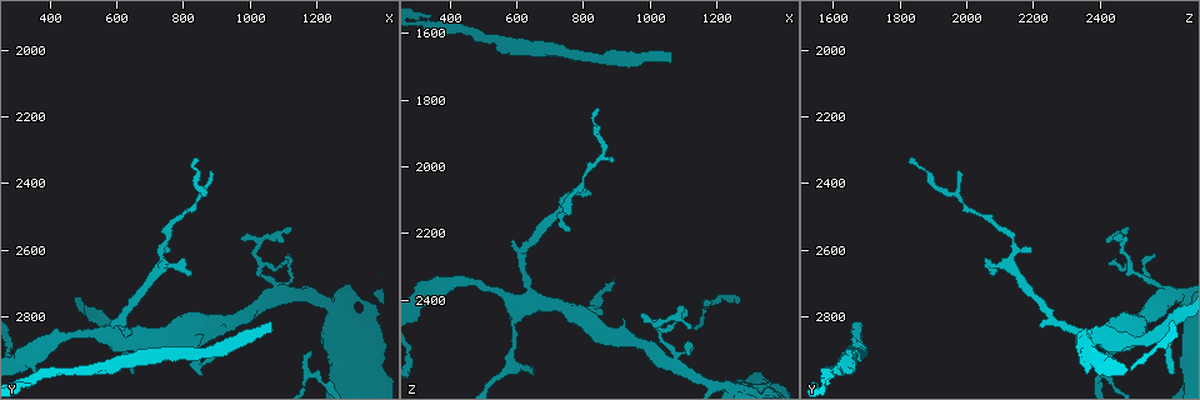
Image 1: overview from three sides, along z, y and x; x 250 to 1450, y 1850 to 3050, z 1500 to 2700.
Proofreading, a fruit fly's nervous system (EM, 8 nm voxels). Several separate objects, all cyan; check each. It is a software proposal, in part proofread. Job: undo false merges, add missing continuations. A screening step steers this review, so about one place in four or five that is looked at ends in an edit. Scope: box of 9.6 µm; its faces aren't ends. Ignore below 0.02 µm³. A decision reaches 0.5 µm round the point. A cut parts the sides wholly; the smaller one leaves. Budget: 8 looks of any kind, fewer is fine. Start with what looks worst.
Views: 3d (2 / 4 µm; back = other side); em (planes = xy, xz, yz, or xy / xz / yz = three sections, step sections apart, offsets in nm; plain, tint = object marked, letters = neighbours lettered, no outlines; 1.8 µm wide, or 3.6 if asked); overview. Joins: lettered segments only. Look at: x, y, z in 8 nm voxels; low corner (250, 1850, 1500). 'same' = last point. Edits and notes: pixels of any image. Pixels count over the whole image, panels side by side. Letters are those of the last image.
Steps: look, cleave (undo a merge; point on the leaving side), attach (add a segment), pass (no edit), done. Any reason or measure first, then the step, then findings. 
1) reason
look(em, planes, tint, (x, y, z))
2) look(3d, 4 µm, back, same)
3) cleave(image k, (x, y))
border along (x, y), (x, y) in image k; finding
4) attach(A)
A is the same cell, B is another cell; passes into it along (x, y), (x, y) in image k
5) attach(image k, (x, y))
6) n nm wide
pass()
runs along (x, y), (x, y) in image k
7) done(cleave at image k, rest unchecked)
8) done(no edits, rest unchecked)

end of a long branch
look(3d, 2 µm, (1060, 2820, 1660))

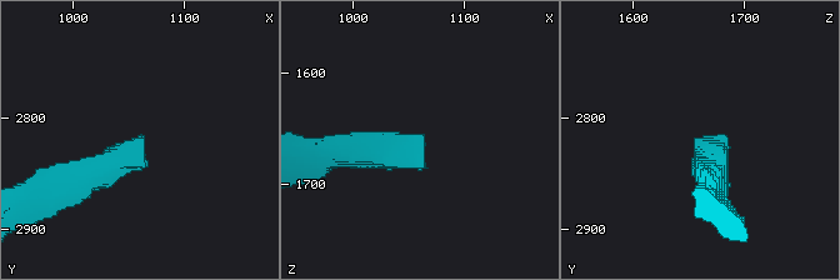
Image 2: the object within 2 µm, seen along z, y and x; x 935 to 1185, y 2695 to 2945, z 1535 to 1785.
look(em, xy, step 4, tint, (1056, 2816, 1652))

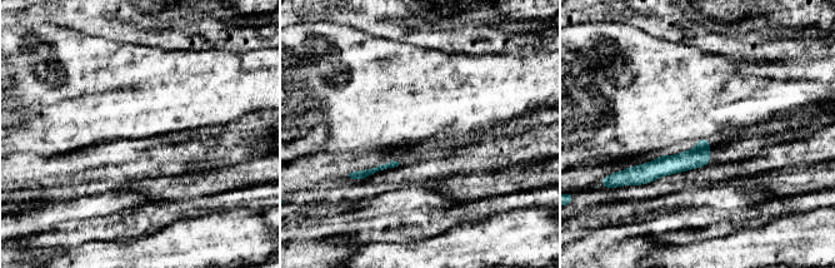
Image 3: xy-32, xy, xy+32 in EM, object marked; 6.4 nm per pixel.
cut it another way
look(em, planes, letters, same)

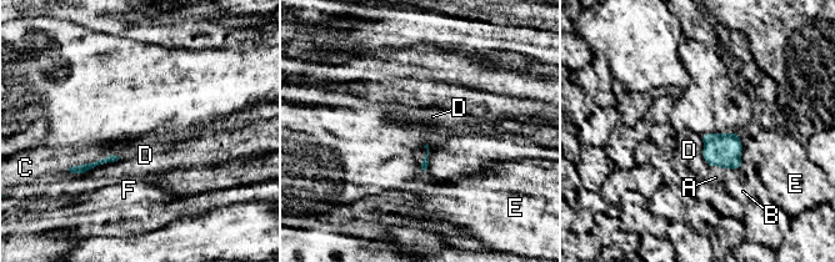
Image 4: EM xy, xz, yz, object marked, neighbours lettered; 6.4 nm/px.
pass()
A, B, C, D, E and F are other cells; runs along (113, 159), (83, 169), (75, 169) in image 4; no lettered segment goes on from it

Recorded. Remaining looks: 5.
calibre changes
look(em, xz, step 16, letters, (650, 2870, 2390))

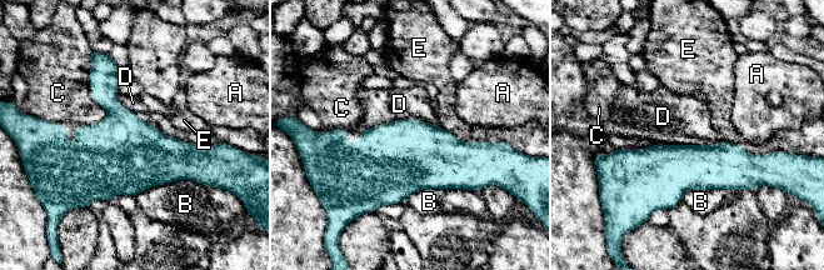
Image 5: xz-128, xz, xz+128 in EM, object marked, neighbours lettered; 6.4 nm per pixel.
60 nm wide
pass()
A, B, C, D and E are other cells; border along (722, 140), (718, 144), (654, 143) in image 5; continuous, no second cell

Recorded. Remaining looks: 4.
branch stops here
look(3d, 4 µm, (650, 2970, 2620))

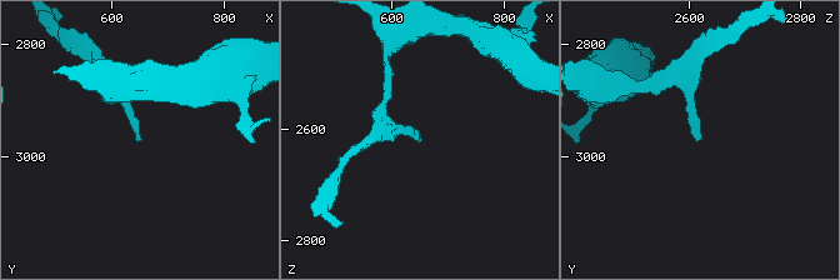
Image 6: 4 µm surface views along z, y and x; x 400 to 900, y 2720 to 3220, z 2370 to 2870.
now the EM
look(em, planes, letters, (655, 2970, 2615))

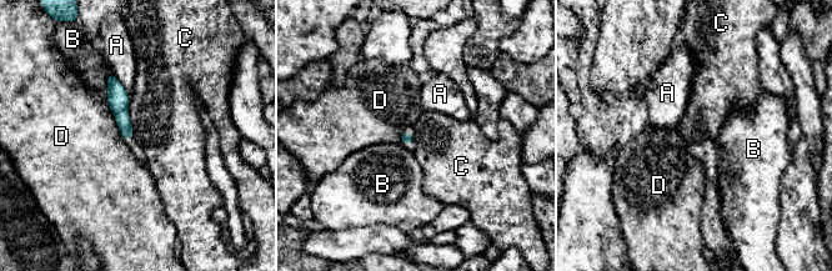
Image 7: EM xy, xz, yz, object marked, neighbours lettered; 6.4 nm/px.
pass()
A, B, C and D are other cells; none of them fits

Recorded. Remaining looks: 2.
tapers out
look(em, xz, step 8, letters, (1120, 2610, 2560))

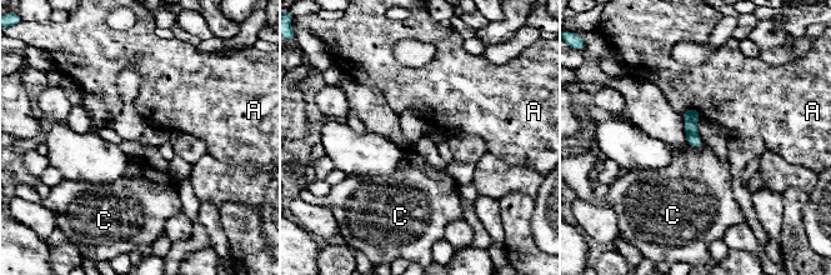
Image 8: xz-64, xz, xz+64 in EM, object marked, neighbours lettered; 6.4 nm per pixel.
100 nm wide
pass()
A and C are other cells; no lettered segment goes on from it

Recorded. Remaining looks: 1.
done(no edits, rest unchecked)

